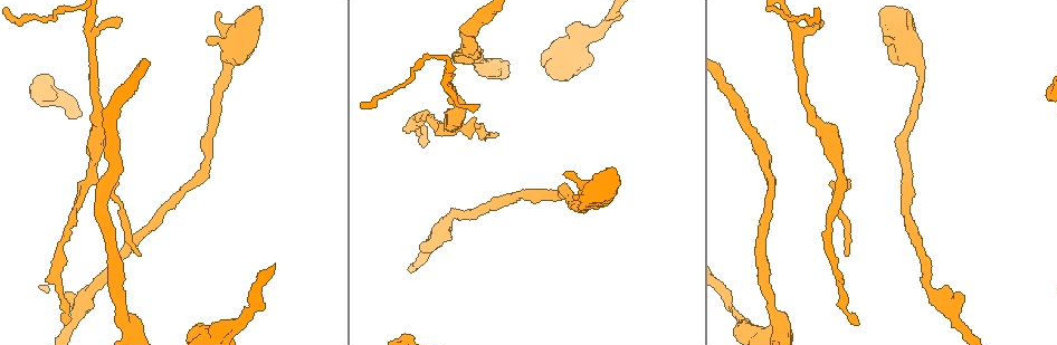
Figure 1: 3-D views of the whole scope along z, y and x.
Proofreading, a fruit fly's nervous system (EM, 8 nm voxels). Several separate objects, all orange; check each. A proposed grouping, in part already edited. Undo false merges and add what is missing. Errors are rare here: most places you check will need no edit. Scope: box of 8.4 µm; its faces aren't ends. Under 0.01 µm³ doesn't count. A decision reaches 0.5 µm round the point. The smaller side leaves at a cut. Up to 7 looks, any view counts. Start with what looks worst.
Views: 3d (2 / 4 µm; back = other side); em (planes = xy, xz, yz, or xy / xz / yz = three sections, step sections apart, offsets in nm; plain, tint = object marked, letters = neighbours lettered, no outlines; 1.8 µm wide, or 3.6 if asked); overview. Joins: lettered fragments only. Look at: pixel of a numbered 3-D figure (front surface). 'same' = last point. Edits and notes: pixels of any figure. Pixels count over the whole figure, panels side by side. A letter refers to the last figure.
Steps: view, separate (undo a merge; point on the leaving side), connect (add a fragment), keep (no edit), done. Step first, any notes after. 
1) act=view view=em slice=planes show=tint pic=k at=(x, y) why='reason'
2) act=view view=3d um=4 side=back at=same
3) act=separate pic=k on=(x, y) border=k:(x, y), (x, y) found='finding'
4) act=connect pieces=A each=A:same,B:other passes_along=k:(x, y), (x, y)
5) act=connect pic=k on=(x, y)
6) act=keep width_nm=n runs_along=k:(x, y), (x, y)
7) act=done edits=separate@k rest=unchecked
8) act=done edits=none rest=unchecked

act=view view=3d um=4 pic=1 at=(422, 147) why='an open end'

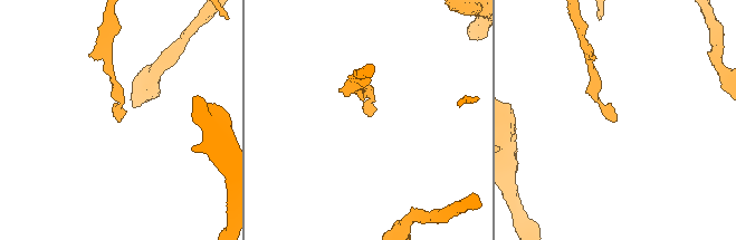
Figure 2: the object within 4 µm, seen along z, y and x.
act=view view=em slice=xy step=8 show=tint pic=2 at=(371, 115)

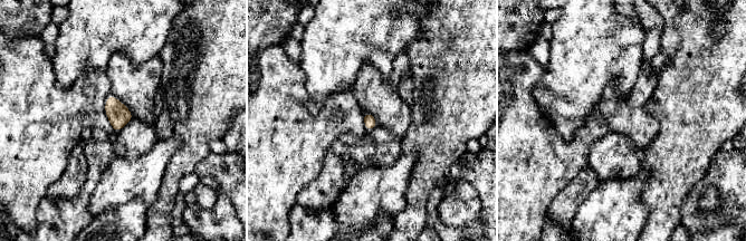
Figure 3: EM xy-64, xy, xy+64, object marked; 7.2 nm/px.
act=view view=em slice=planes show=letters at=same

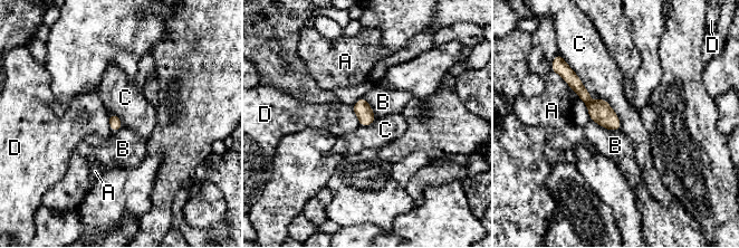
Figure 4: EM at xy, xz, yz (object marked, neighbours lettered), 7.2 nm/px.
act=keep longest_contact=C:300nm each=A:other,B:other,C:other,D:other border=4:(598, 96), (611, 106), (621, 130) found='no lettered fragment goes on from it'

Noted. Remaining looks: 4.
act=view view=em slice=xz step=16 show=tint pic=1 at=(843, 179) why='side arm on a straight run'

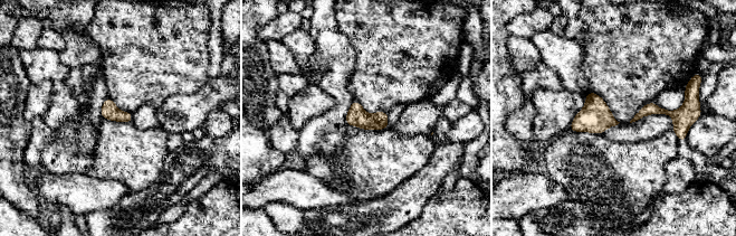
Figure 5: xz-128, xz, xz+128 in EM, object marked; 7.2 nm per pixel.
act=view view=em slice=yz step=8 show=letters at=same

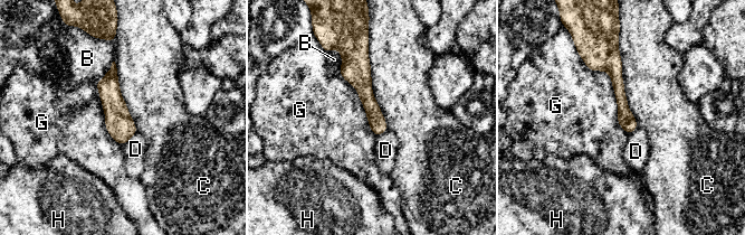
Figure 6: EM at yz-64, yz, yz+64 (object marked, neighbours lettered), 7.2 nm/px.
act=keep each=B:other,C:other,D:other,G:other,H:other border=6:(579, 54), (608, 73), (628, 134) found='continuous, no second neuron'

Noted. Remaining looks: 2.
act=view view=em slice=planes show=plain pic=1 at=(496, 133) why='free end'

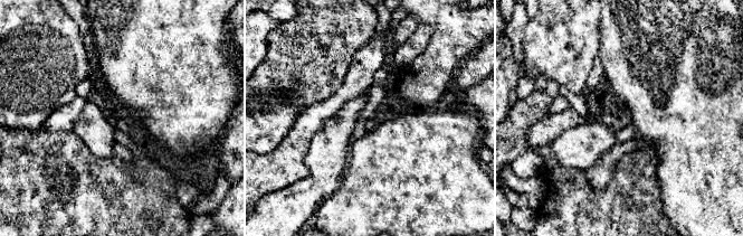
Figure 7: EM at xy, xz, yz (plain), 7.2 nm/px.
act=view view=em slice=planes show=letters at=same

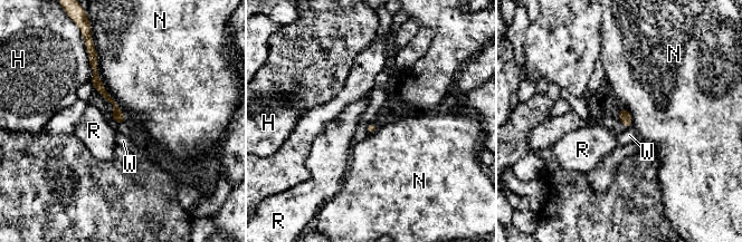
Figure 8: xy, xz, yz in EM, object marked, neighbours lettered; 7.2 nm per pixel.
act=keep width_nm=80 each=H:other,N:other,R:other,W:other runs_along=8:(93, 63), (95, 80), (114, 104), (120, 120) found='no lettered fragment goes on from it'

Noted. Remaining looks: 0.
act=done edits=none rest=unchecked

